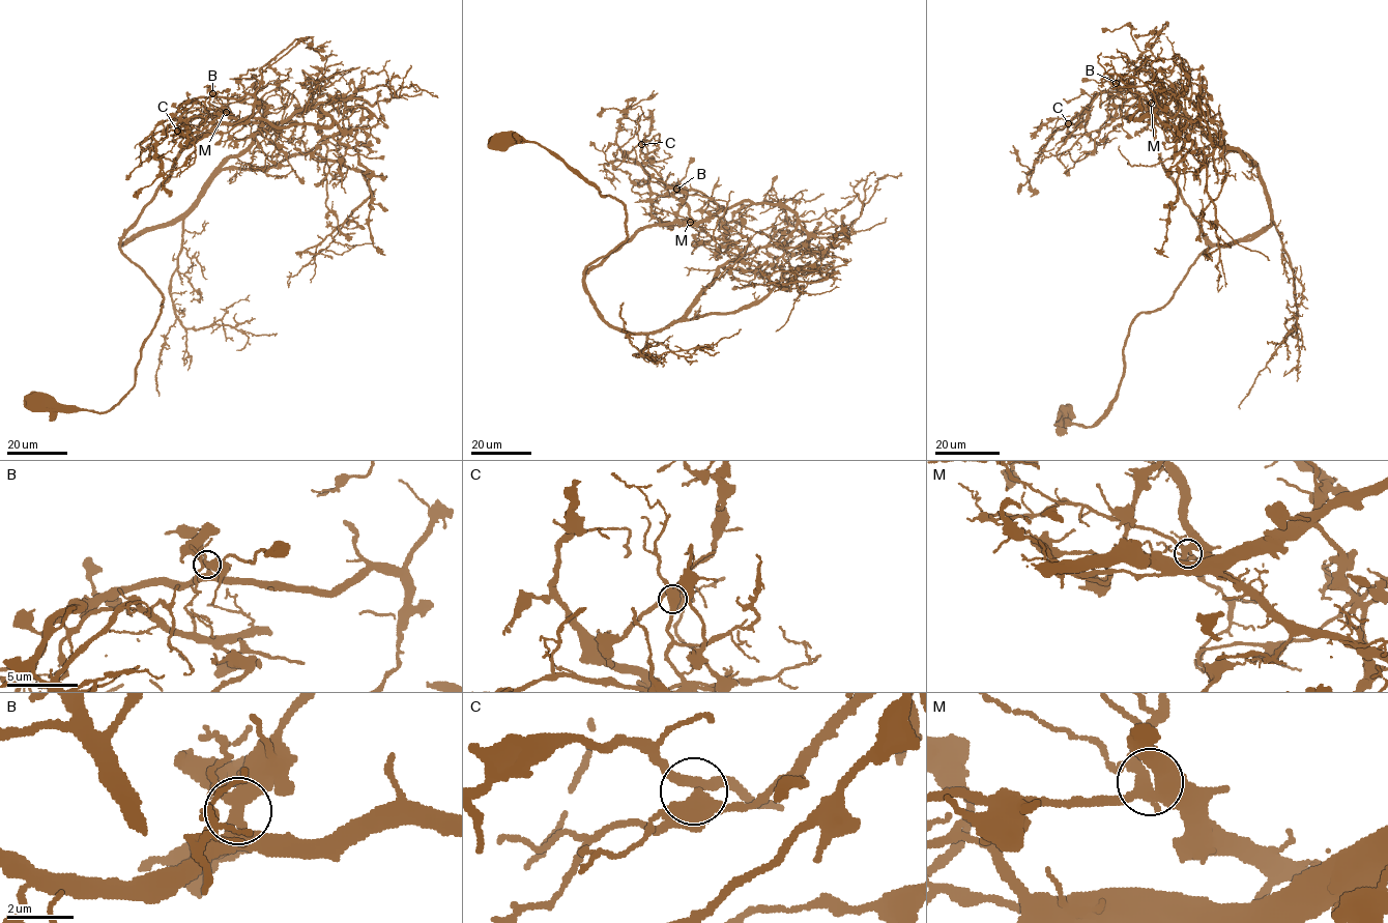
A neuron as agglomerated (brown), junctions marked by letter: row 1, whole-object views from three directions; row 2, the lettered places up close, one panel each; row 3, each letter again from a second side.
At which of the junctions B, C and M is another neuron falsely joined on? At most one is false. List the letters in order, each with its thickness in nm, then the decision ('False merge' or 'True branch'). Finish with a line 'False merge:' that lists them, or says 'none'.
B: Thickness 360 nm. True branch
C: Thickness 400 nm. True branch
M: Thickness 340 nm. True branch
False merge: none

